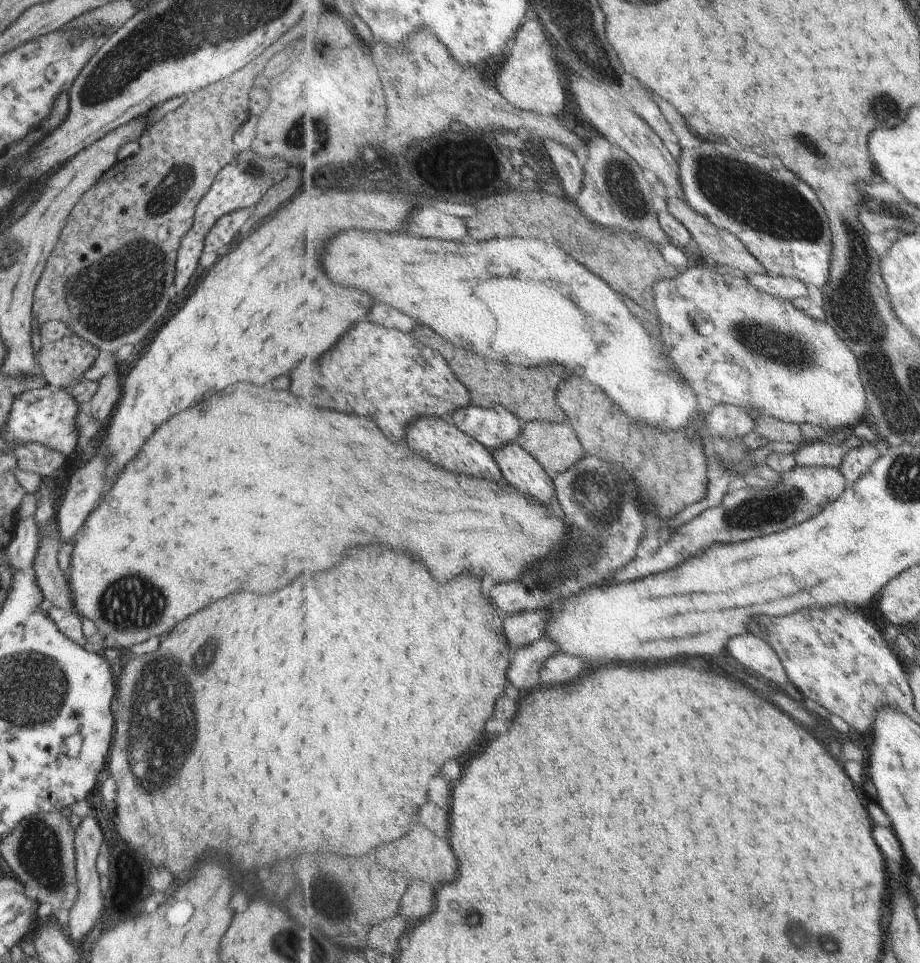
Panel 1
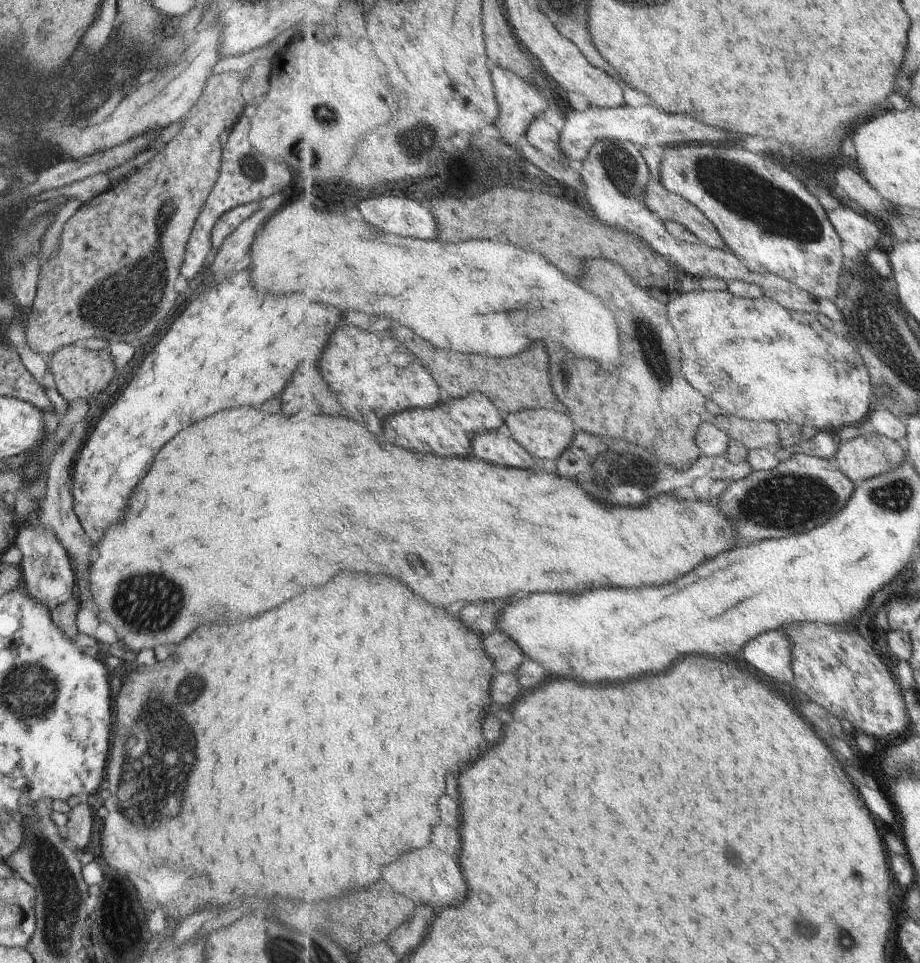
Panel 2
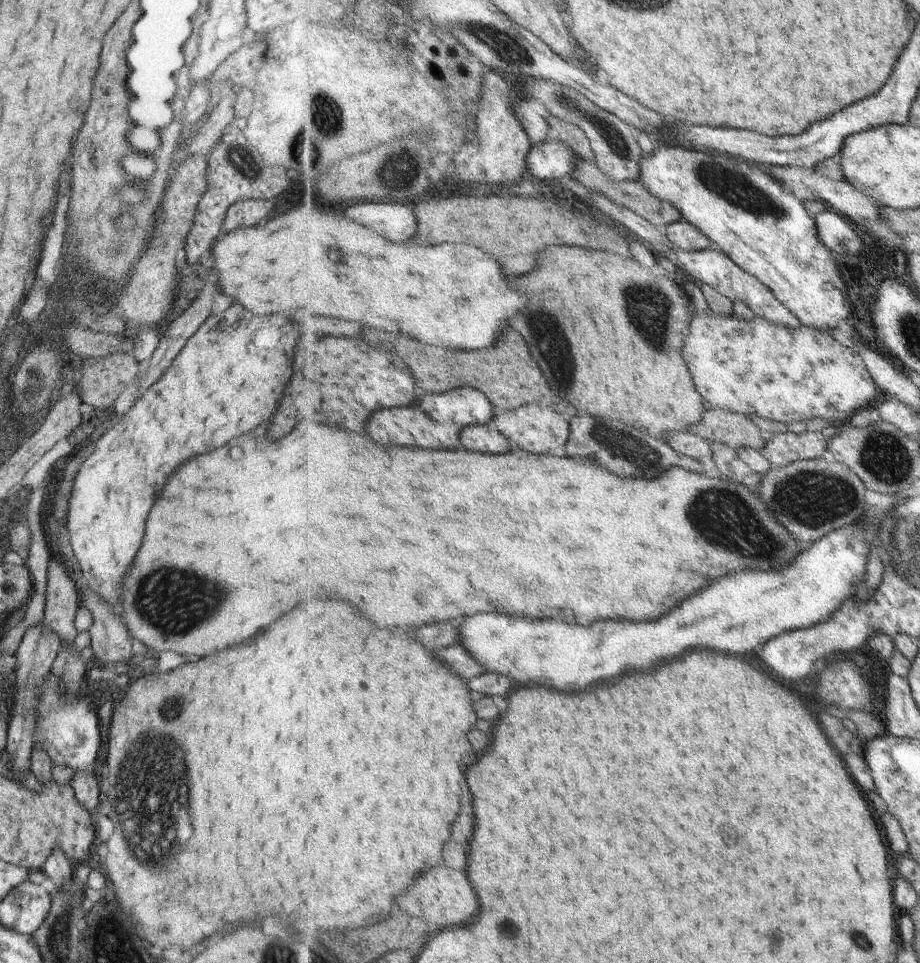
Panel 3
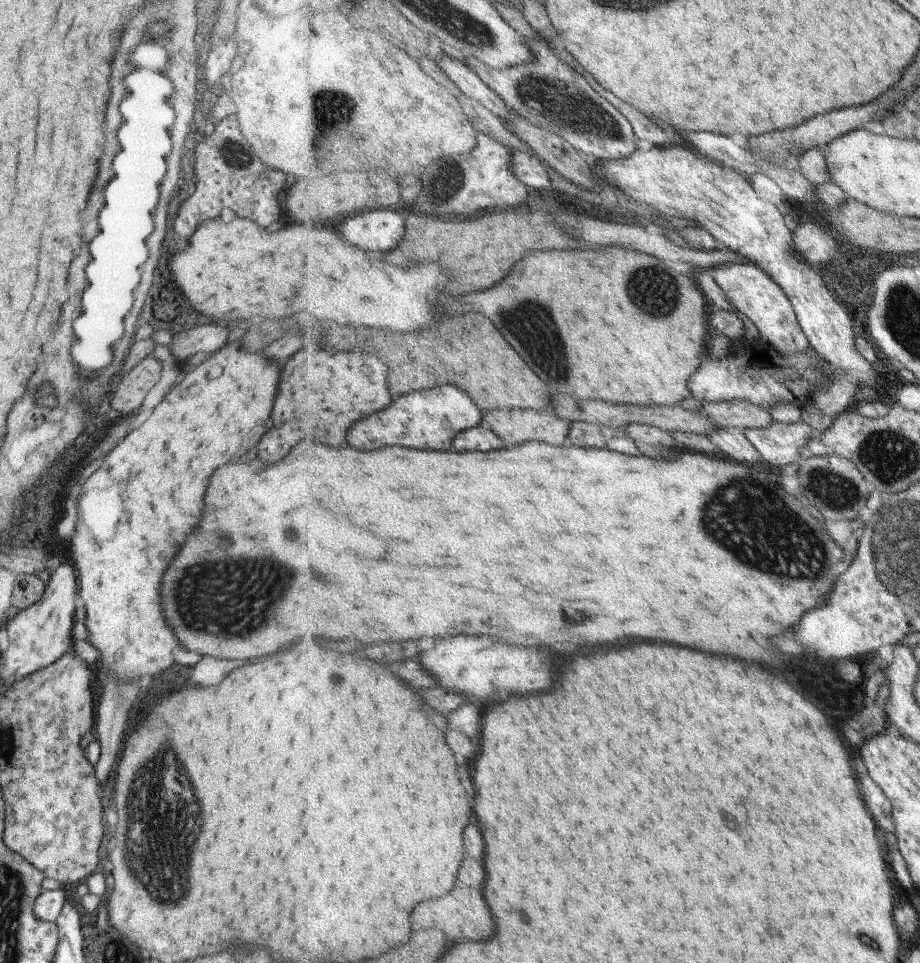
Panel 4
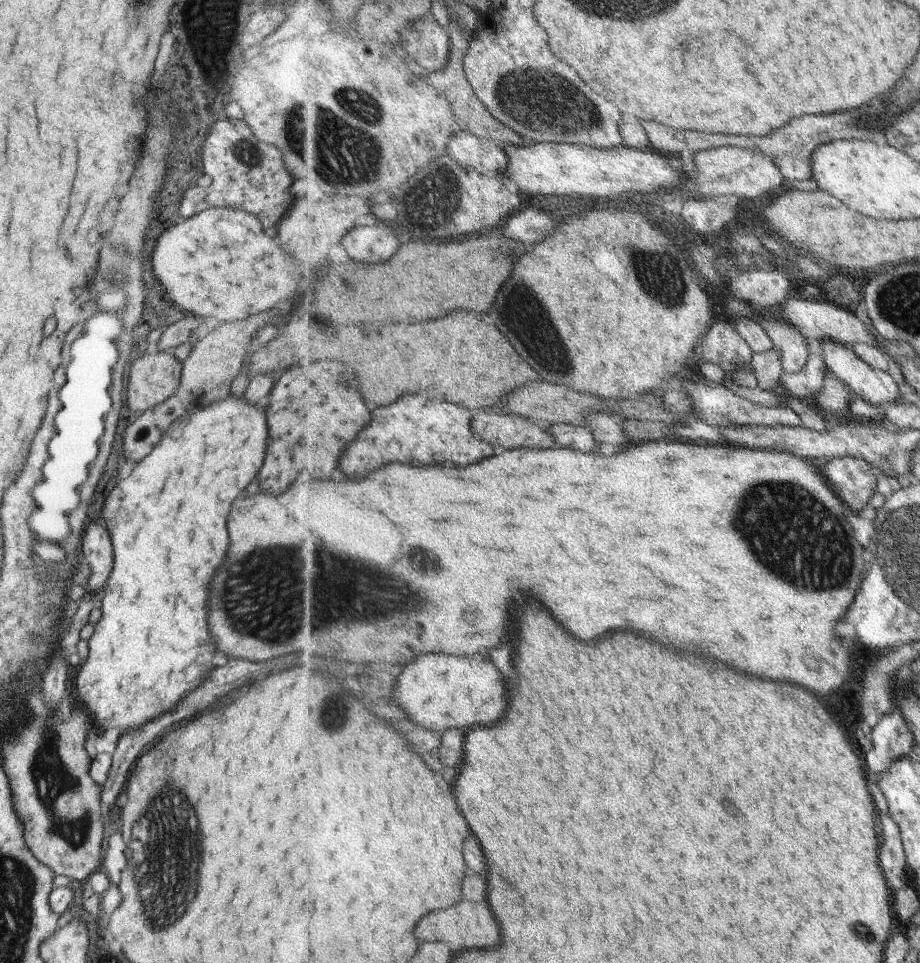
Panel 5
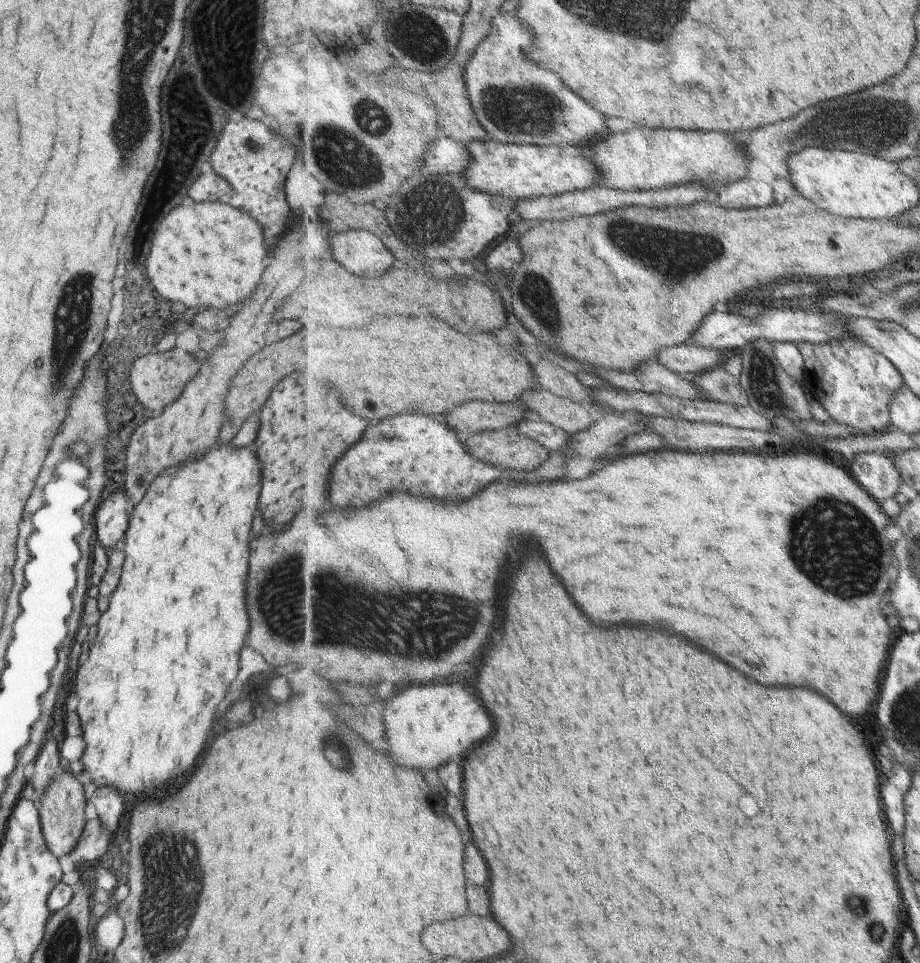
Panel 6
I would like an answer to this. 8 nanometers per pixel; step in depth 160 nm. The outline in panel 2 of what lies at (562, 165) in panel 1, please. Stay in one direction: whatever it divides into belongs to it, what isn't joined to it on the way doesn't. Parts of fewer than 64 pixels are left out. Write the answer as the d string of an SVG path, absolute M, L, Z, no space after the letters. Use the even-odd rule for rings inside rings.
M539 118L530 125L526 142L553 160L566 164L561 144L559 144L561 142L561 132L553 124L549 124L547 120Z

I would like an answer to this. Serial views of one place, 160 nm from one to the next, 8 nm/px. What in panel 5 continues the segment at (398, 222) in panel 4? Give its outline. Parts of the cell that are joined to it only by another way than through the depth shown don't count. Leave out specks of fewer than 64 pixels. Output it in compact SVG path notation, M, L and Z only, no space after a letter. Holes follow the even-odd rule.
M375 222L367 227L351 229L345 235L343 244L355 262L381 264L399 252L401 239L402 232L399 228L390 230L380 222Z

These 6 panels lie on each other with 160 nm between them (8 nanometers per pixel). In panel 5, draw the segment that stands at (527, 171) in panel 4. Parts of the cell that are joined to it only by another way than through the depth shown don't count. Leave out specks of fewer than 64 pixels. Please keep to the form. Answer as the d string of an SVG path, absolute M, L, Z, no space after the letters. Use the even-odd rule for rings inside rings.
M457 128L448 142L445 154L467 169L503 176L508 165L508 156L504 150L497 141Z

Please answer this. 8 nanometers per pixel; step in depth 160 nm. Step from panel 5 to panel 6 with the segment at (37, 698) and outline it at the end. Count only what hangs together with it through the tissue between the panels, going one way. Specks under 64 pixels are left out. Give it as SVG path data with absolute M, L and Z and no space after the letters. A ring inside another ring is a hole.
M71 770L58 773L50 782L46 792L39 798L38 819L42 832L42 839L47 851L54 857L65 856L76 845L83 825L83 810L85 810L84 779L81 772L73 773Z

